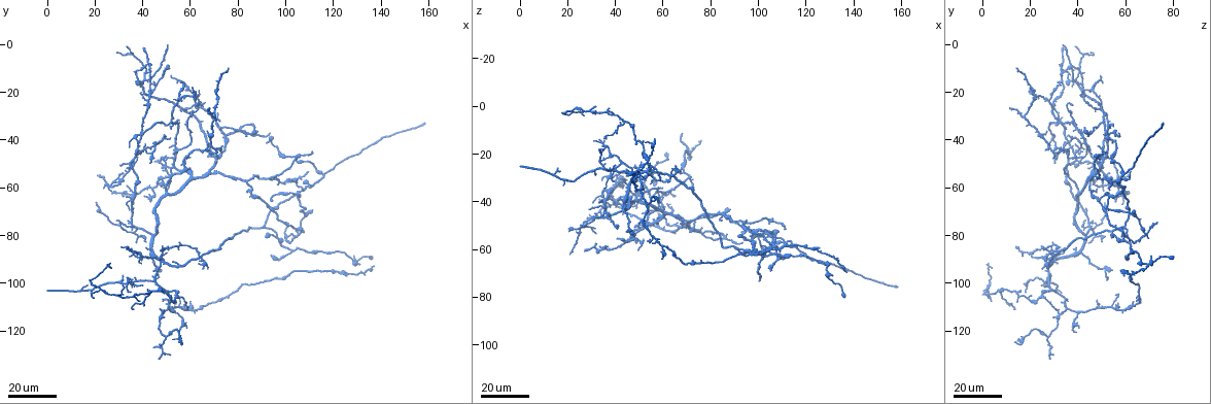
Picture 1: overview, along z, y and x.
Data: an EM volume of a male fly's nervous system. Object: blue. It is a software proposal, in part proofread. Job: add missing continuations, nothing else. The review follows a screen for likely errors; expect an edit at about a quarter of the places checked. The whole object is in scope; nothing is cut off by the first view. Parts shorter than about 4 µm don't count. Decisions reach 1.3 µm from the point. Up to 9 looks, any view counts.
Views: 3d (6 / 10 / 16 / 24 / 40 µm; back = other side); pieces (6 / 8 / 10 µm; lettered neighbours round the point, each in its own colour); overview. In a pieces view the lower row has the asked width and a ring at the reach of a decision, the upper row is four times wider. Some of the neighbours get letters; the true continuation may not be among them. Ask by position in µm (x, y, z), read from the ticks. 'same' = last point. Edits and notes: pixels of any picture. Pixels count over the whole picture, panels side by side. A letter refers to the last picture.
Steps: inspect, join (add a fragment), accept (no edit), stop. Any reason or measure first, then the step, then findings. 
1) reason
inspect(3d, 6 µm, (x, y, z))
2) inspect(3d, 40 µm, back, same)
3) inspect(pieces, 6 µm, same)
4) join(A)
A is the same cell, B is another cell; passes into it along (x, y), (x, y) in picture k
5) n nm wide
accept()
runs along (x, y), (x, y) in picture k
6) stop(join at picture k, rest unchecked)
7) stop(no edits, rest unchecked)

inspect(3d, 16 µm, (73, 42, 48))

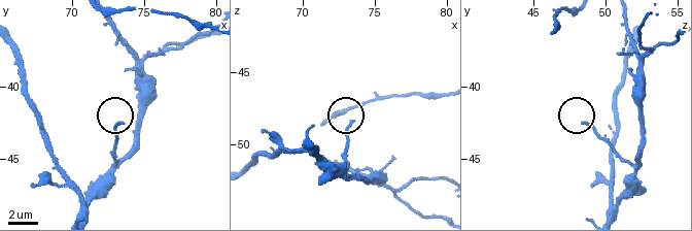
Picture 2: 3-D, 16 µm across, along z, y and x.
inspect(pieces, 6 µm, (73.6, 42.4, 48.6))

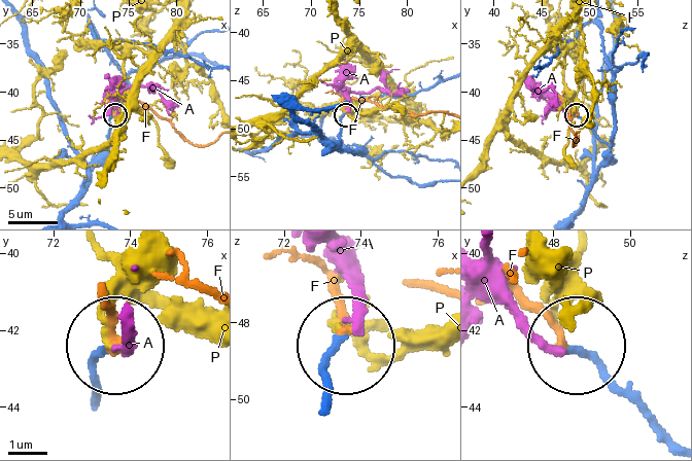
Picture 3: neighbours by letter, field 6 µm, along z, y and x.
join(F)
F is the same cell, A and P are other cells; passes into it along (321, 401), (341, 303) in picture 3; it goes on there

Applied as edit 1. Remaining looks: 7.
inspect(overview)

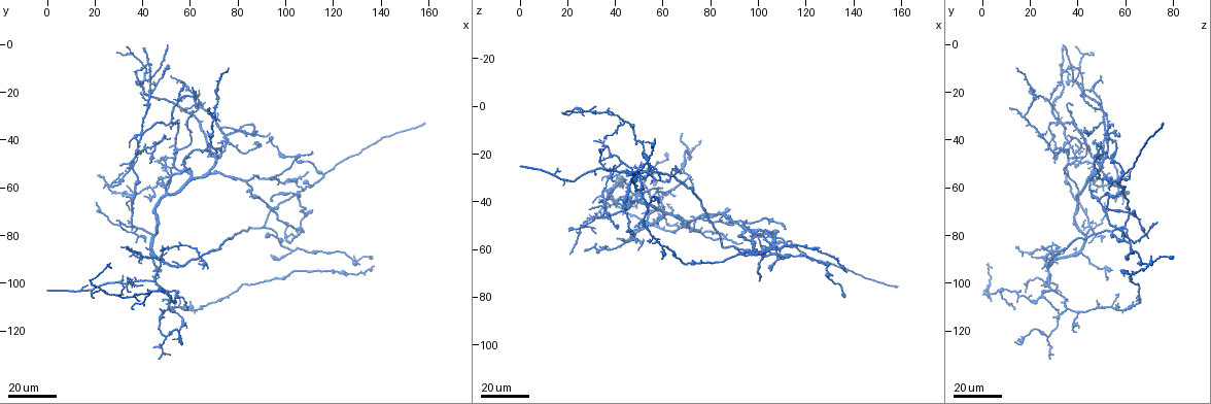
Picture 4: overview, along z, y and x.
an open end
inspect(3d, 16 µm, (59, 51, 35))

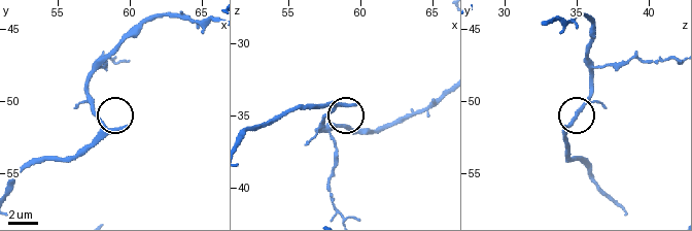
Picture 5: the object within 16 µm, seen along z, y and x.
inspect(pieces, 8 µm, (59.8, 51.8, 34.2))

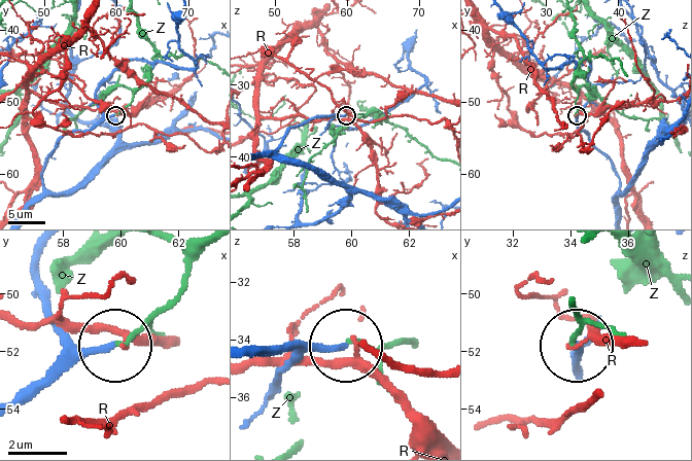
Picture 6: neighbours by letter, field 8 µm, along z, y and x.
accept()
R and Z are other cells; runs along (42, 191), (42, 173), (57, 144), (115, 114) in picture 6; none of them fits

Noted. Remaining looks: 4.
inspect(3d, 24 µm, (0, 103, 25))

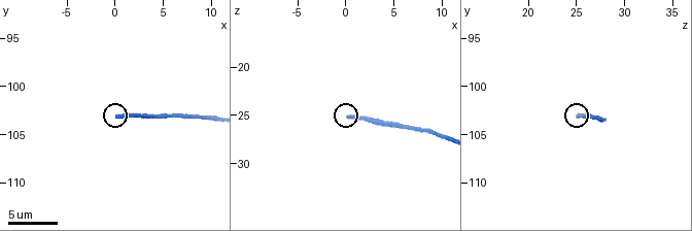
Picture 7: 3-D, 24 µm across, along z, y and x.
see the neighbours
inspect(pieces, 6 µm, (0.2, 103.0, 25.2))

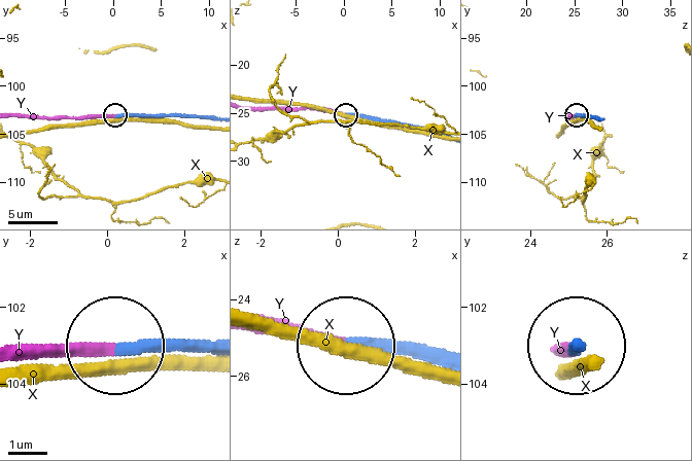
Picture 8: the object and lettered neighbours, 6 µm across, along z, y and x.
join(Y)
Y is the same cell, X is another cell; passes into it along (142, 116), (16, 116) in picture 8; it goes on there

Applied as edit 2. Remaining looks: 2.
thin end
inspect(3d, 24 µm, (49, 103, 16))

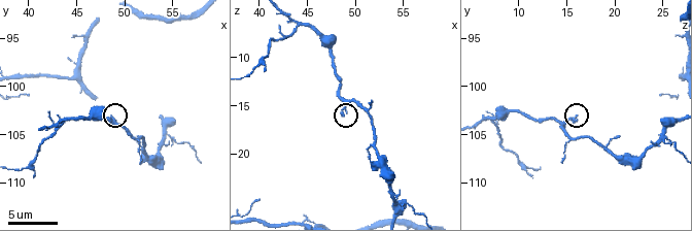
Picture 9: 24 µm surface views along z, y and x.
inspect(pieces, 8 µm, (48.4, 103.2, 15.8))

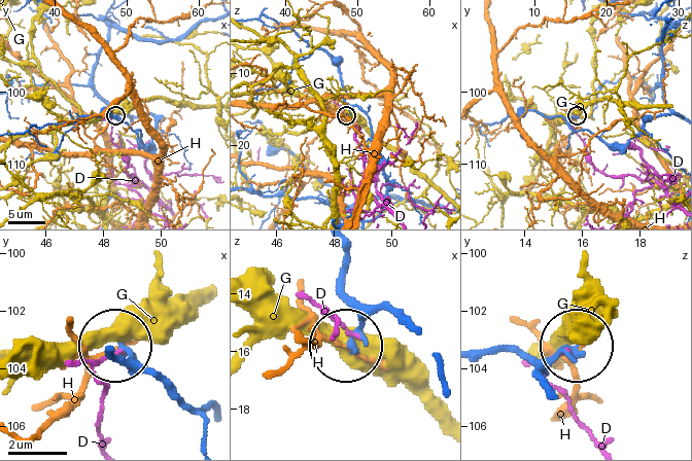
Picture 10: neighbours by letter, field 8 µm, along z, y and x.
accept()
D, G and H are other cells; none of them fits

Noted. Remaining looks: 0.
stop(join at picture 3, join at picture 8, rest unchecked)

